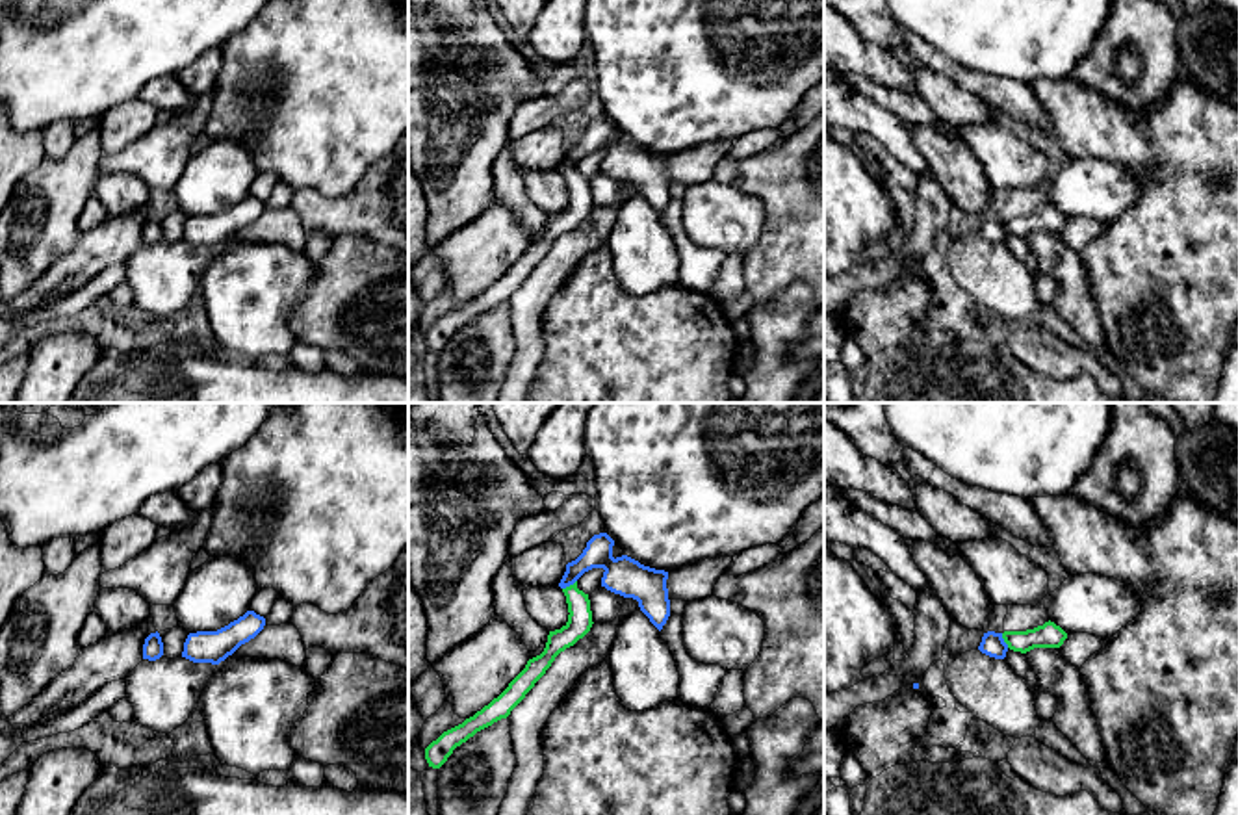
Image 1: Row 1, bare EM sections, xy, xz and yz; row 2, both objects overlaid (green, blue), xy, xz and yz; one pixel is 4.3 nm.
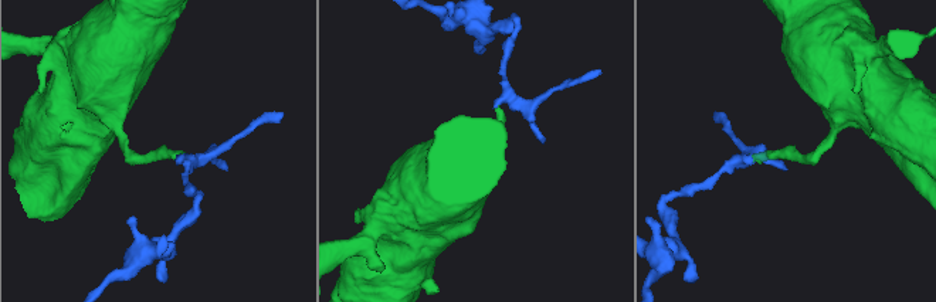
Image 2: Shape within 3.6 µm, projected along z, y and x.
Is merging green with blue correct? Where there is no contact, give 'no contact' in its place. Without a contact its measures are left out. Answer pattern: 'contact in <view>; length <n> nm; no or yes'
contact in xz; length 80 nm; yes

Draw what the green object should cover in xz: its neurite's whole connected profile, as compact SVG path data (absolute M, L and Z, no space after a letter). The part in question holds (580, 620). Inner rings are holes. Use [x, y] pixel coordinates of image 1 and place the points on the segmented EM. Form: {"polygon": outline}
{"polygon": "M607 533L594 535L583 553L566 564L566 572L559 583L568 603L568 622L555 631L549 631L546 648L540 655L527 661L525 668L509 683L509 687L488 705L466 718L462 724L444 731L425 748L429 767L440 769L457 746L466 743L477 731L507 718L510 711L525 698L535 683L546 674L555 657L574 646L592 627L592 611L588 594L577 589L577 579L592 570L603 568L601 587L633 598L640 611L661 631L670 616L670 600L666 579L668 572L640 564L638 561L622 555L613 557L614 540Z"}

